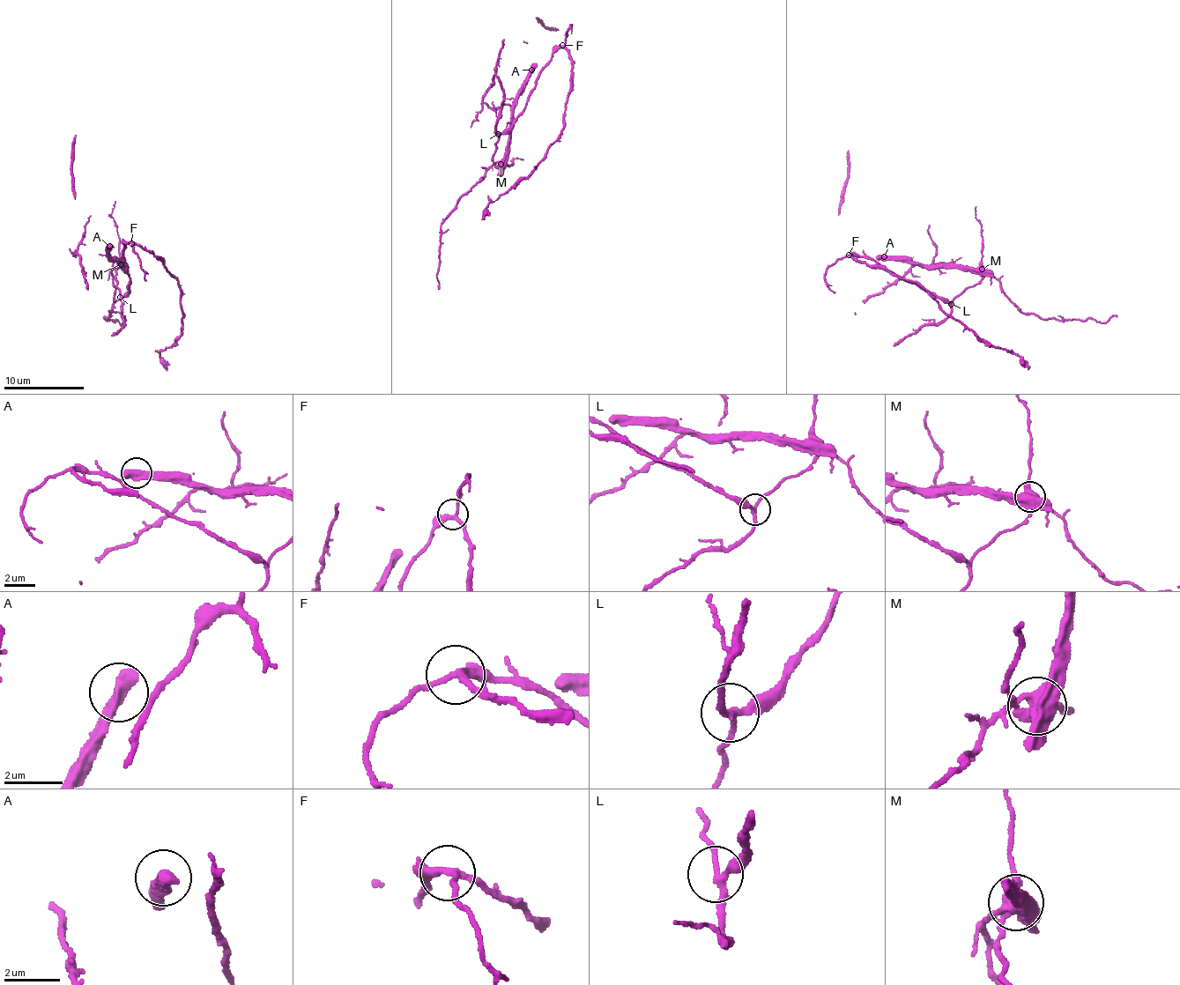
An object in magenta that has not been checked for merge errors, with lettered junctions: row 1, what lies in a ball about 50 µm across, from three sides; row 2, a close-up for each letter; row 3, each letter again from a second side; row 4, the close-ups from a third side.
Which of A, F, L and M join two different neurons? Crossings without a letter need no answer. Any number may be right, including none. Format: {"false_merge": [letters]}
{"false_merge": ["M"]}

